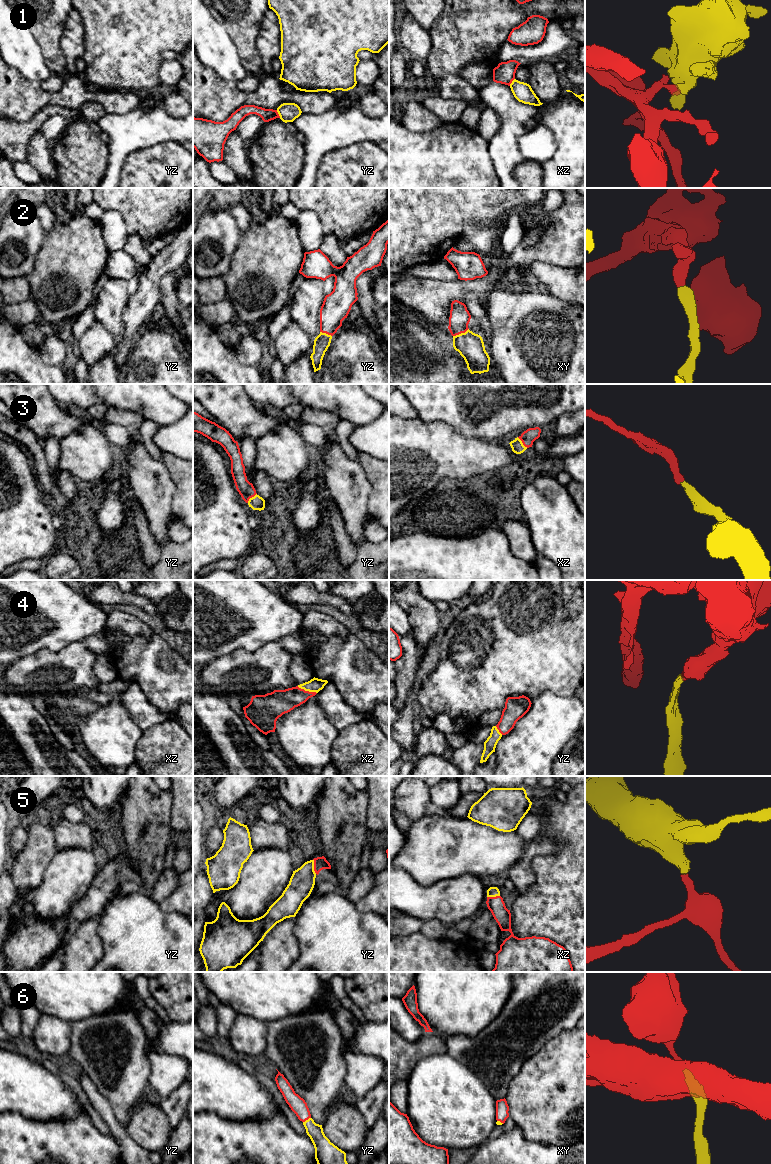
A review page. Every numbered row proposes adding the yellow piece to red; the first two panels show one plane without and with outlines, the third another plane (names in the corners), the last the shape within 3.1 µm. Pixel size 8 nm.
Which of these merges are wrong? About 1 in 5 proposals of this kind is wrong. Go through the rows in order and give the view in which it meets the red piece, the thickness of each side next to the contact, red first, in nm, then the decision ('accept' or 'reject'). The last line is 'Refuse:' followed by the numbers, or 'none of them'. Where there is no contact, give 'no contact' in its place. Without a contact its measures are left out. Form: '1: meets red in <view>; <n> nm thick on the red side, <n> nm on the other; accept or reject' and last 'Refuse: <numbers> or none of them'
1: meets red in yz; 100 nm thick on the red side, 160 nm on the other; accept
2: meets red in xy; 160 nm thick on the red side, 220 nm on the other; accept
3: meets red in xz; 110 nm thick on the red side, 100 nm on the other; accept
4: meets red in xz; 200 nm thick on the red side, 110 nm on the other; accept
5: meets red in yz; 110 nm thick on the red side, 200 nm on the other; accept
6: meets red in yz; 130 nm thick on the red side, 140 nm on the other; accept
Refuse: none of them

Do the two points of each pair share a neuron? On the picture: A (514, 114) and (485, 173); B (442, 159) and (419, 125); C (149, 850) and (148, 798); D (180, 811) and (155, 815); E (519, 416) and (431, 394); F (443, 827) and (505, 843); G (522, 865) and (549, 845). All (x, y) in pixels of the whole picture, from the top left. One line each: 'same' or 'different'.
A: different
B: different
C: same
D: different
E: same
F: same
G: same

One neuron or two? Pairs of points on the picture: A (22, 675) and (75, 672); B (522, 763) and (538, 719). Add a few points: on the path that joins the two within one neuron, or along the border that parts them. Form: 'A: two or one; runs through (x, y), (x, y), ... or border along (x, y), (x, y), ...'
A: one; runs through (35, 675), (62, 672)
B: one; runs through (528, 752), (538, 738), (538, 730)

